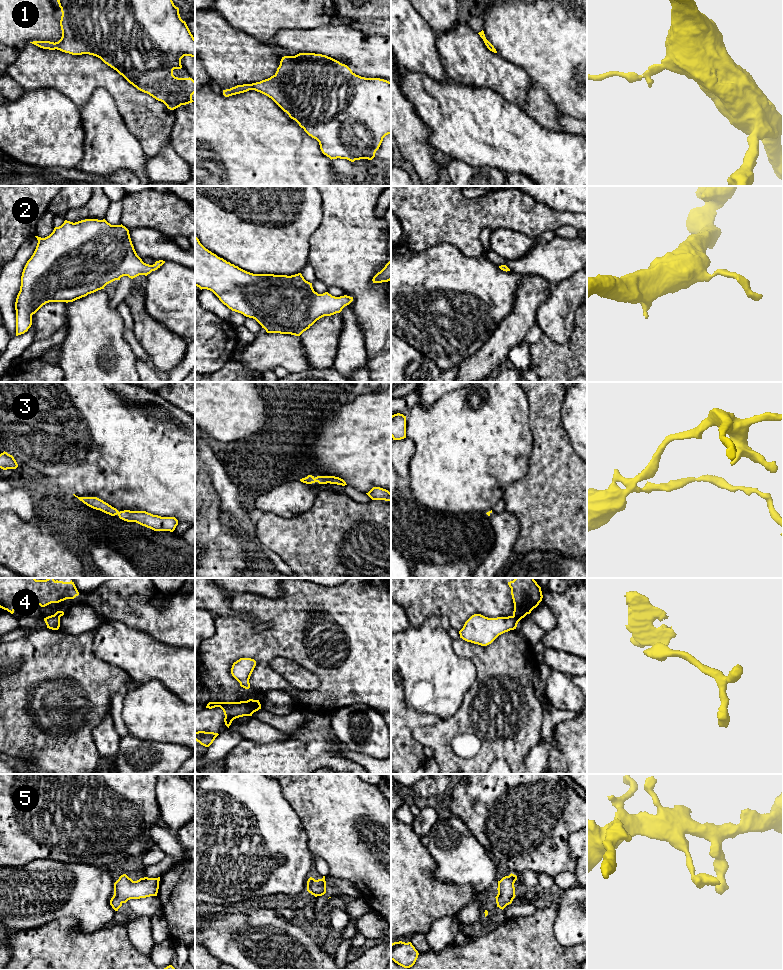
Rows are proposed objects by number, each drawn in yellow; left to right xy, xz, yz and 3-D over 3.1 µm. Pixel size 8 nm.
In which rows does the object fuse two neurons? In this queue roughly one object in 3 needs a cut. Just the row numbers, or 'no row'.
4

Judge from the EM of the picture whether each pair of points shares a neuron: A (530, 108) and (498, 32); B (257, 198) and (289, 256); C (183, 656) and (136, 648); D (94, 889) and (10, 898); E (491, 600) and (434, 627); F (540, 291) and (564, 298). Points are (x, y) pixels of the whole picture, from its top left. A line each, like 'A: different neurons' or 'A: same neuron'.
A: different neurons
B: same neuron
C: same neuron
D: same neuron
E: different neurons
F: different neurons

